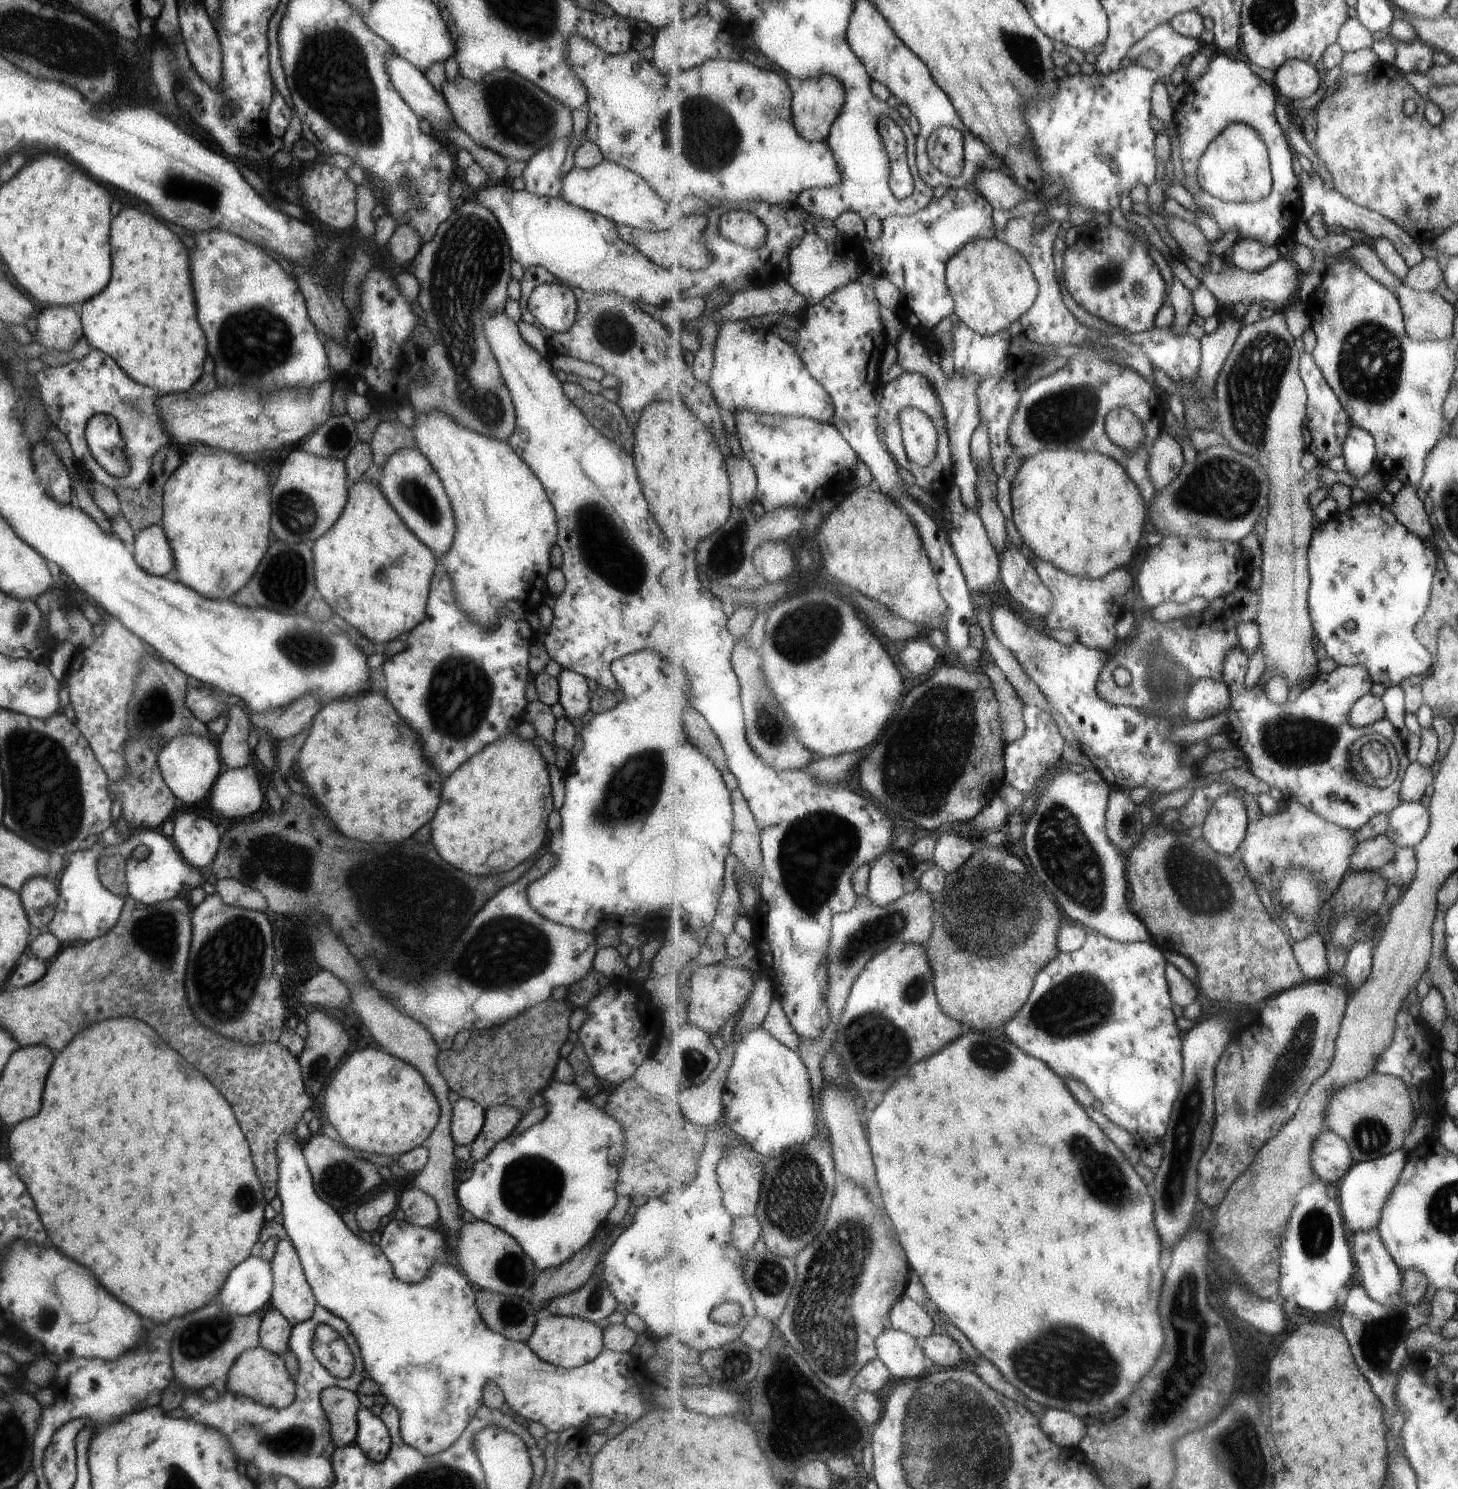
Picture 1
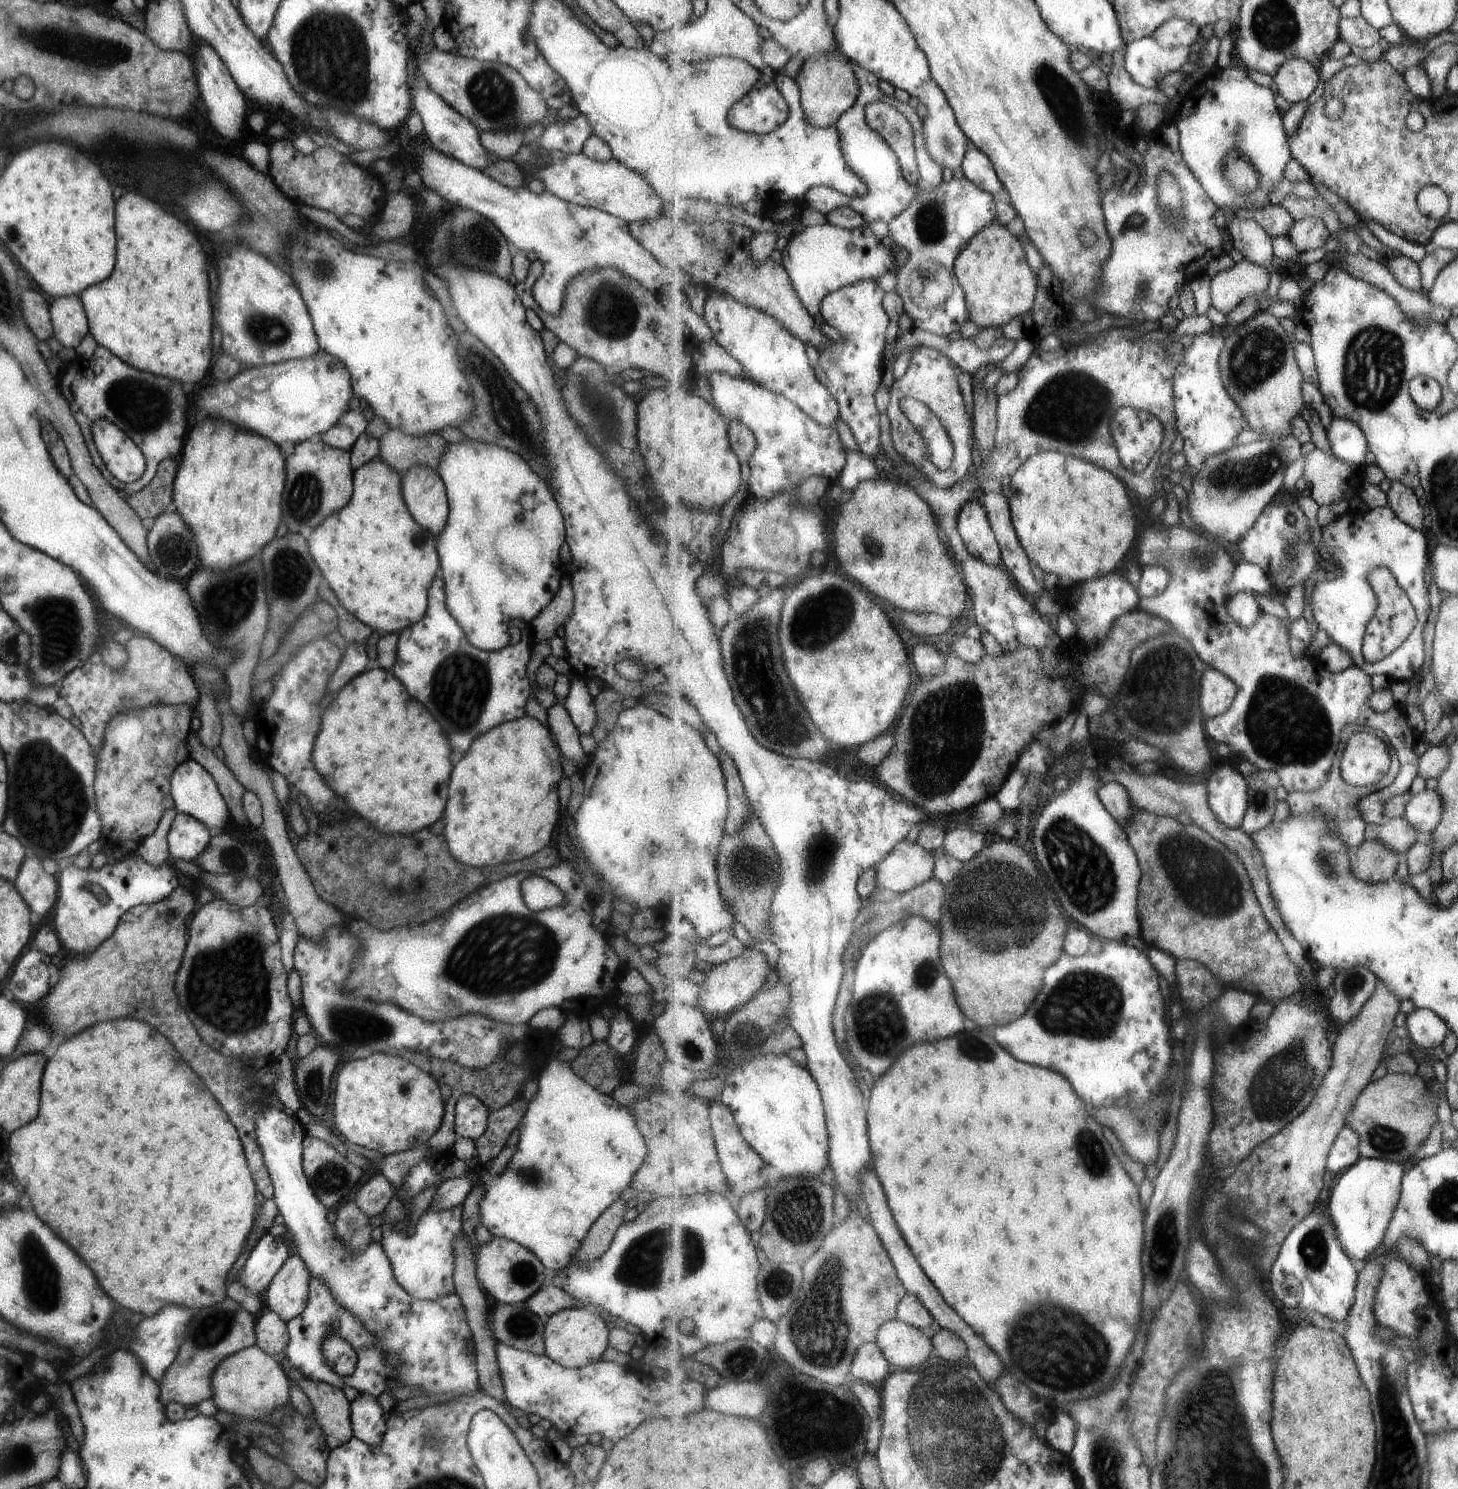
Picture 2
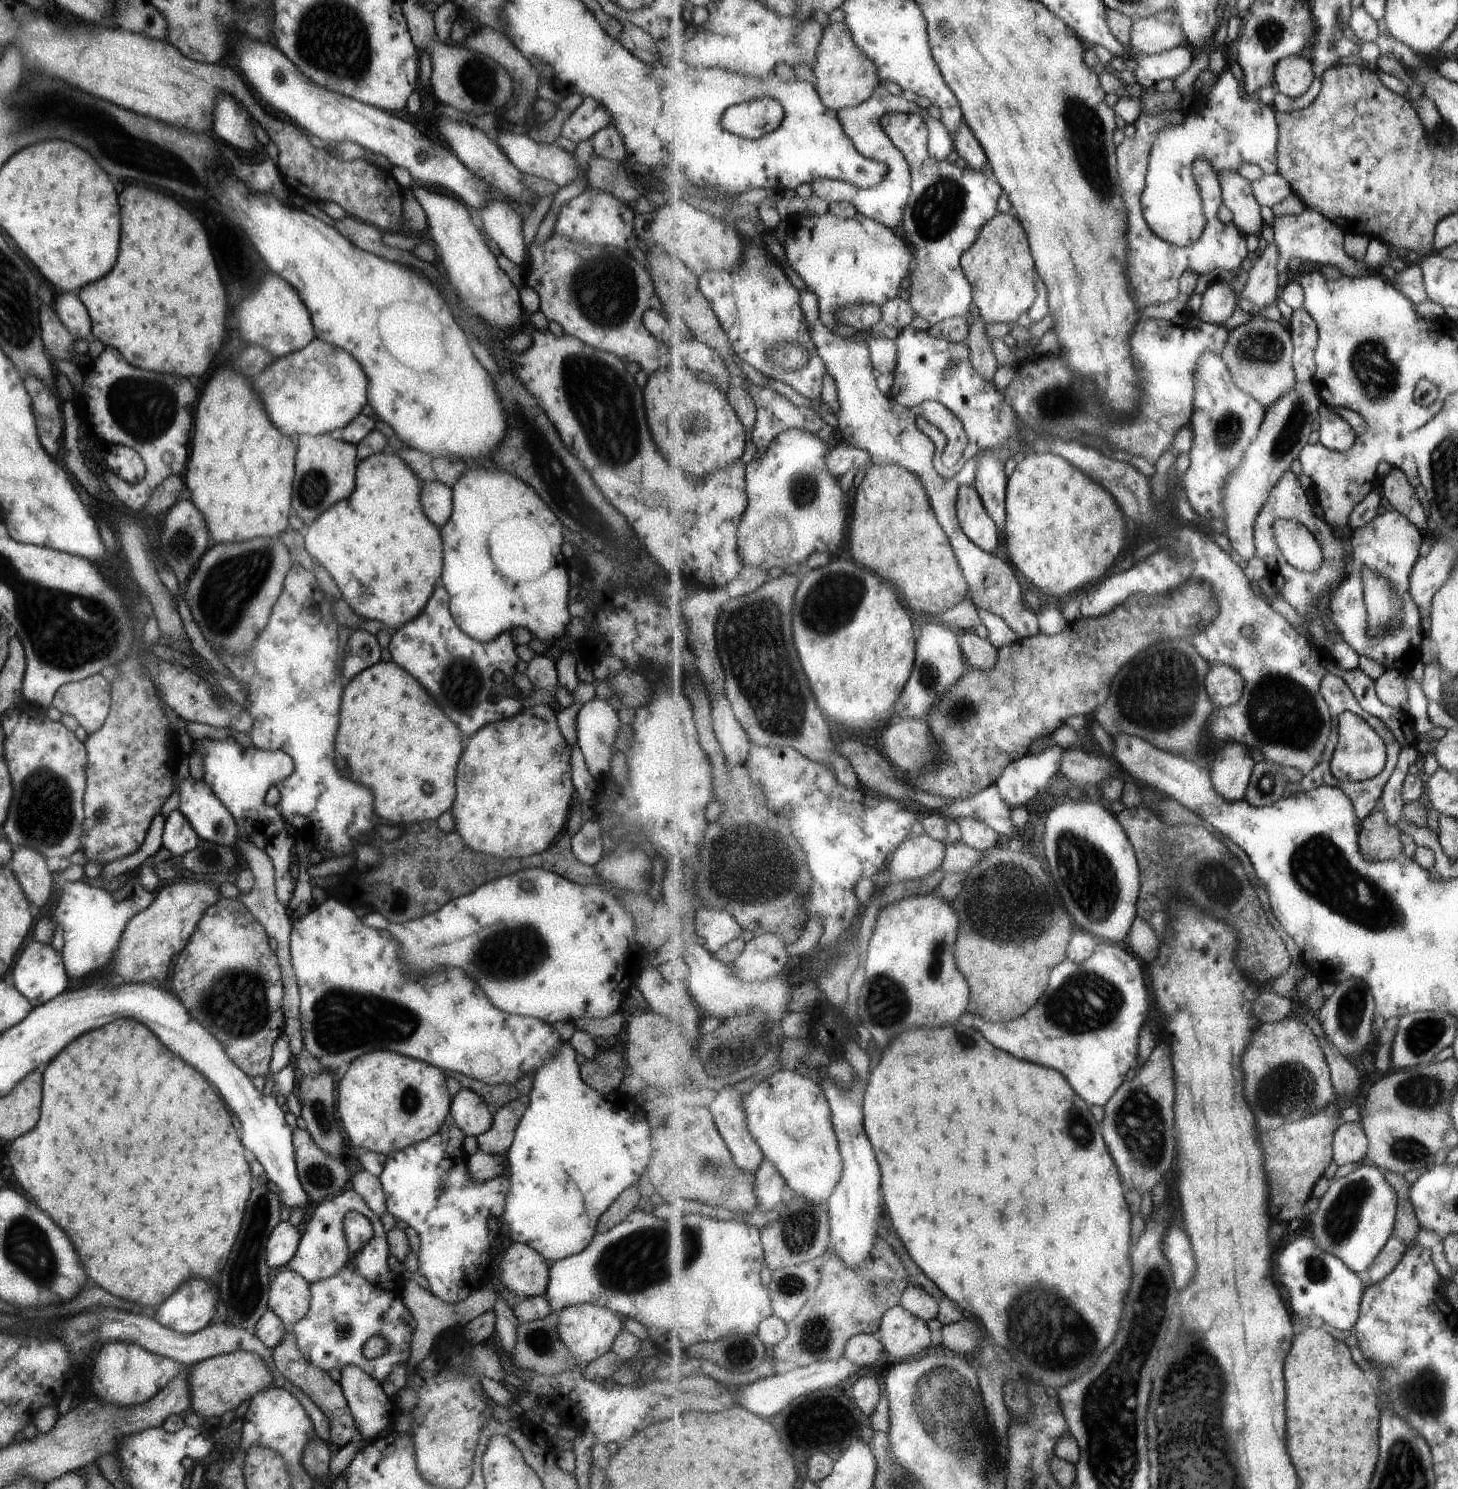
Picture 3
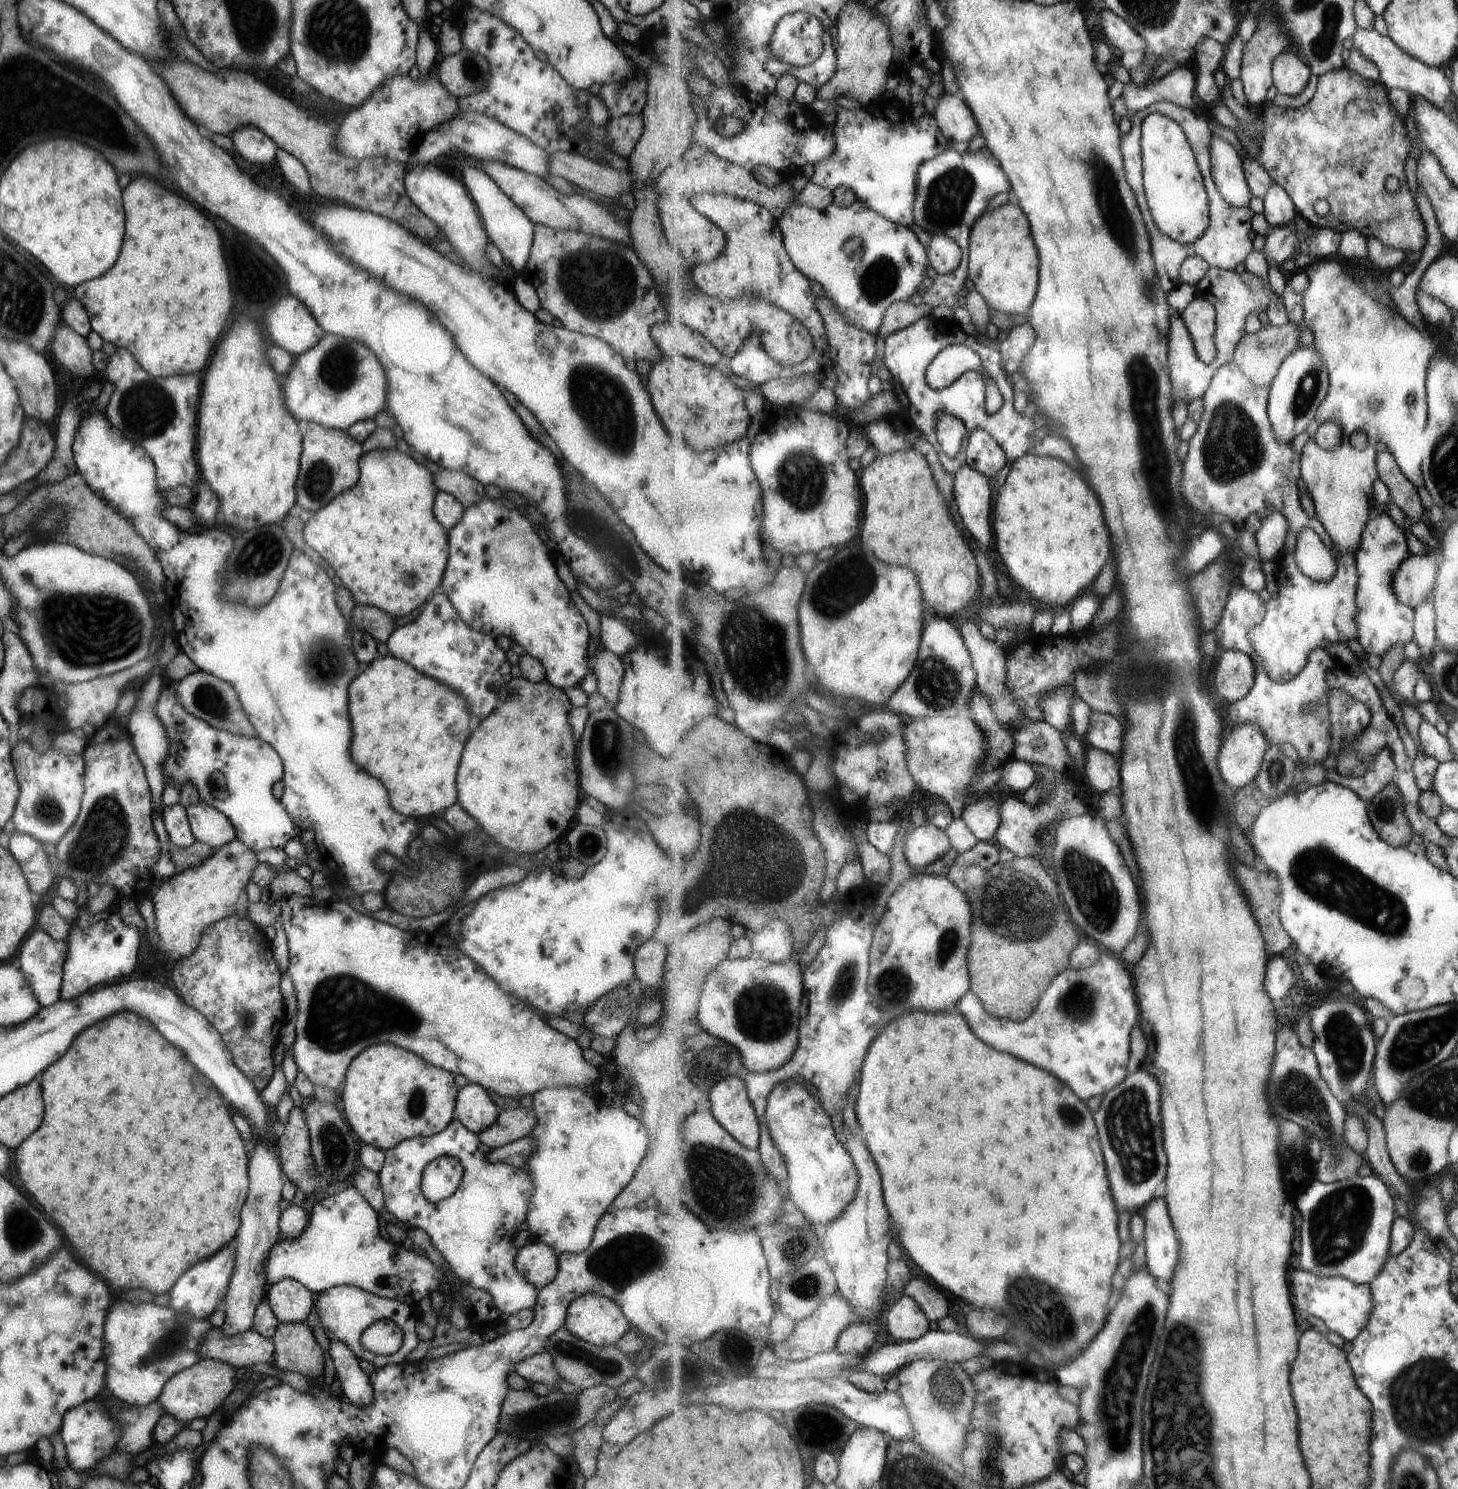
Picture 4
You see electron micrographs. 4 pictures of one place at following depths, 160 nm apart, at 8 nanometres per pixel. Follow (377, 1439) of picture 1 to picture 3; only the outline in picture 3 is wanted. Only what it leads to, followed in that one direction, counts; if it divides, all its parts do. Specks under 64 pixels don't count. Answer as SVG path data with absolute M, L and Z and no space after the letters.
M343 1367L340 1372L340 1387L350 1415L356 1424L357 1437L375 1439L377 1433L391 1423L391 1400L383 1393L381 1385L357 1367Z

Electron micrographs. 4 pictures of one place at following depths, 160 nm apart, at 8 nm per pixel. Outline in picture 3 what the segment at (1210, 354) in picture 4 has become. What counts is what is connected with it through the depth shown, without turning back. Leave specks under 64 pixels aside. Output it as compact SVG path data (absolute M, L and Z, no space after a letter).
M1227 281L1215 282L1202 295L1202 305L1196 316L1205 322L1221 325L1233 316L1239 296L1233 294Z

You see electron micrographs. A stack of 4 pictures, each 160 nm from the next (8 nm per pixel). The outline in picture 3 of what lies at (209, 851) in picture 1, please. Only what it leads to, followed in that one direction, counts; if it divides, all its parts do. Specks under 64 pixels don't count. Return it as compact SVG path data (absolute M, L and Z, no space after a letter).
M177 809L164 818L161 842L171 855L179 858L184 852L195 848L199 840L189 821Z

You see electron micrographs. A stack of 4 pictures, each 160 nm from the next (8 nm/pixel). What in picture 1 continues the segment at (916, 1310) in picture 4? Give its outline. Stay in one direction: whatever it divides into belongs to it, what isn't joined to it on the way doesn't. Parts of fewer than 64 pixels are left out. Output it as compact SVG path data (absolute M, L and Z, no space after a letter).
M891 1328L877 1337L876 1347L878 1357L885 1362L894 1379L904 1381L923 1377L927 1356L914 1336Z

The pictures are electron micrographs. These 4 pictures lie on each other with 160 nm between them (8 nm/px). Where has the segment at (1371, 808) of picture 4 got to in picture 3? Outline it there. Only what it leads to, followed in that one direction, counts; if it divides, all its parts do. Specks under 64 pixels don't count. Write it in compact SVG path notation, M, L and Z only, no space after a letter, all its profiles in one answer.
M1377 806L1360 825L1360 845L1370 859L1397 860L1403 855L1402 830L1390 821L1383 807Z

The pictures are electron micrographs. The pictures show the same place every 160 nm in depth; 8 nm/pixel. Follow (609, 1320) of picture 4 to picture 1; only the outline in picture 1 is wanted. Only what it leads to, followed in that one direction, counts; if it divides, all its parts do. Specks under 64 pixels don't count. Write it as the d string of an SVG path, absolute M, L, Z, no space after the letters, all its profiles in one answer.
M549 1315L536 1320L525 1344L546 1363L565 1370L593 1360L602 1351L602 1329L599 1325L570 1316Z

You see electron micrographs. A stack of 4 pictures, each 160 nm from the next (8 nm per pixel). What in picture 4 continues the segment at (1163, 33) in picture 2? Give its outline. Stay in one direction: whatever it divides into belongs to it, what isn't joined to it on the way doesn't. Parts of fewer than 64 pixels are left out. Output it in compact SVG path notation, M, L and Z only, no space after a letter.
M1104 8L1099 14L1102 27L1109 44L1124 52L1145 52L1146 40L1125 19L1116 12Z

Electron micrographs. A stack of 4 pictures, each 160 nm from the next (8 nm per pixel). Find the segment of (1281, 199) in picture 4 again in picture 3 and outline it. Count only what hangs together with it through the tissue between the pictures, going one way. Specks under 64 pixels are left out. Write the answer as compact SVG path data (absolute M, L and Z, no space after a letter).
M1308 209L1301 215L1277 215L1274 218L1272 226L1275 242L1277 243L1280 259L1278 262L1278 271L1280 273L1287 271L1287 266L1291 258L1300 258L1301 261L1317 262L1317 264L1330 264L1341 270L1343 276L1365 277L1368 273L1365 271L1366 264L1361 260L1355 260L1345 250L1343 250L1343 240L1345 233L1334 222L1331 222L1326 216L1317 211Z

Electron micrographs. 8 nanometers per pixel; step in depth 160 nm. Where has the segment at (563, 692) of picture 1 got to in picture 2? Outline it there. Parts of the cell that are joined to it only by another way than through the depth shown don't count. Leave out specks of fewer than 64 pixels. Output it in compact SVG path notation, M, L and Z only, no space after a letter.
M569 674L569 691L563 704L578 734L591 734L595 726L594 698L587 693L587 680Z

